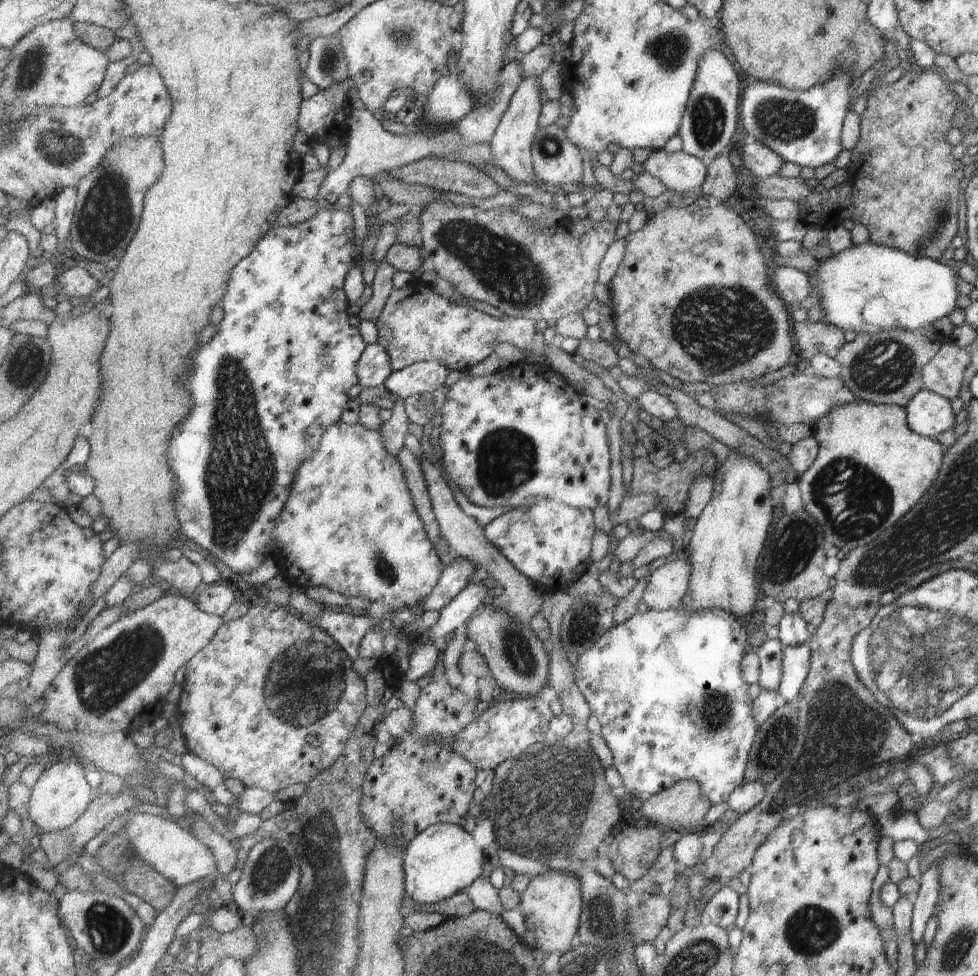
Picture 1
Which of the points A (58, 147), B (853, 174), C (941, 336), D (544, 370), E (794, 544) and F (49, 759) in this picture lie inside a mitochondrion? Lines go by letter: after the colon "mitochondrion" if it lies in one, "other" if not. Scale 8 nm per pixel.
A: mitochondrion
B: other
C: other
D: other
E: mitochondrion
F: other

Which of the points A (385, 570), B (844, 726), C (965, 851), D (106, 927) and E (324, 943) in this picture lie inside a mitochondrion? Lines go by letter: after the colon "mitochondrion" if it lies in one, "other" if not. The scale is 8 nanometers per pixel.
A: mitochondrion
B: mitochondrion
C: other
D: mitochondrion
E: mitochondrion

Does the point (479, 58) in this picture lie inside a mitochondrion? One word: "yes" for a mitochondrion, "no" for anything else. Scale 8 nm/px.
no

